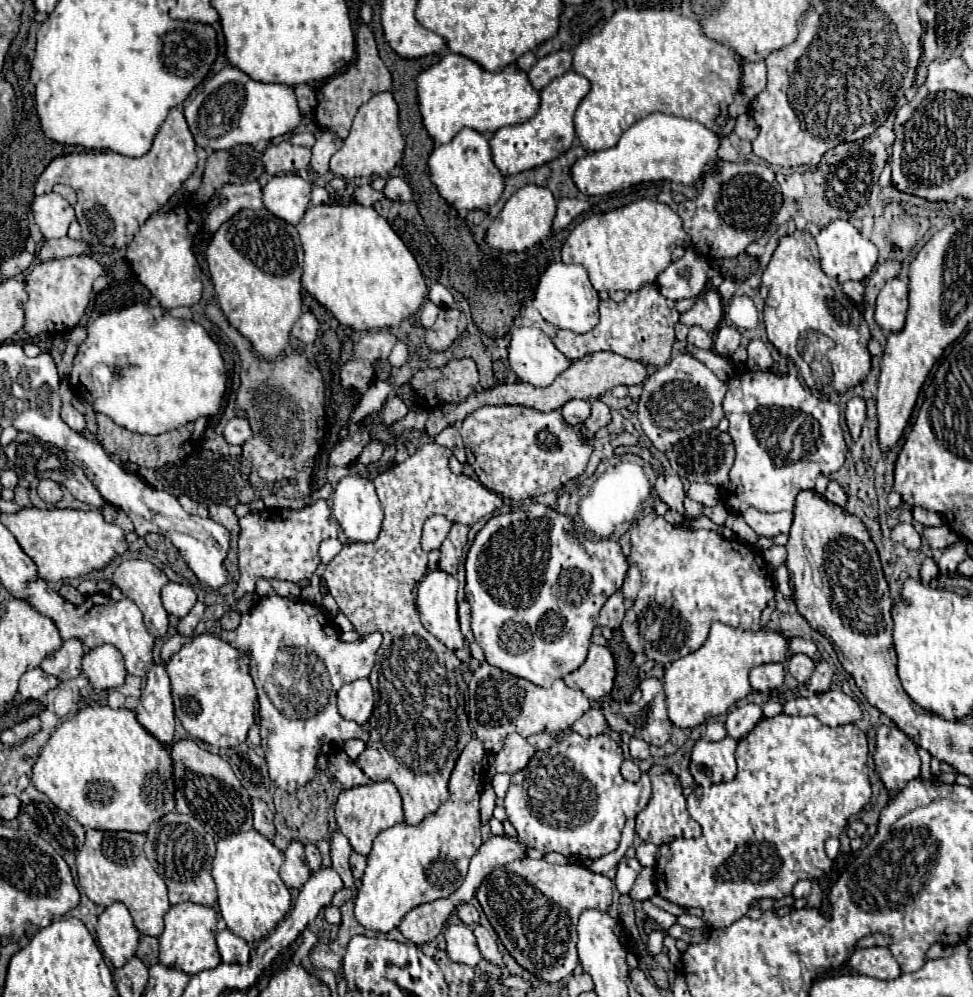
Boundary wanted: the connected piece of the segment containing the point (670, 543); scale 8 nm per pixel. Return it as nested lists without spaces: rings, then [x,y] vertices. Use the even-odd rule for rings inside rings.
[[[656,513],[636,521],[630,537],[630,559],[642,573],[638,597],[622,621],[624,641],[632,653],[644,653],[666,667],[696,651],[716,621],[742,631],[760,629],[762,611],[776,593],[758,549],[708,529],[670,525]]]

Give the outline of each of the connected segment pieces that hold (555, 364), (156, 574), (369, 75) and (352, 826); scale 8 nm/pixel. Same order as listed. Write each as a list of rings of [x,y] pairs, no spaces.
[[[518,327],[512,331],[508,345],[510,369],[534,387],[548,387],[570,361],[554,347],[548,335],[534,327]]]
[[[144,559],[122,561],[112,577],[112,585],[144,613],[144,623],[154,637],[164,637],[168,629],[168,613],[160,601],[160,589],[166,583],[166,573]]]
[[[362,23],[360,29],[358,29],[358,33],[356,33],[356,59],[354,59],[354,63],[348,67],[346,73],[332,77],[328,83],[324,83],[316,91],[318,105],[316,105],[314,115],[316,115],[318,127],[328,129],[334,135],[338,135],[340,139],[344,139],[350,133],[350,125],[352,125],[352,119],[354,119],[356,111],[372,95],[382,93],[382,91],[390,91],[390,87],[392,87],[392,79],[390,79],[390,73],[388,73],[386,65],[378,57],[376,43],[374,43],[374,35],[372,35],[370,27],[366,23]]]
[[[378,781],[370,785],[358,785],[352,789],[346,789],[338,795],[336,801],[336,825],[342,835],[350,841],[352,849],[360,855],[368,855],[374,837],[378,831],[394,827],[396,823],[404,823],[404,813],[402,813],[402,799],[394,783],[390,781]]]

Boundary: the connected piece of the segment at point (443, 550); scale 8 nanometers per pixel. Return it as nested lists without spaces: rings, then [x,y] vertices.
[[[454,523],[448,537],[444,539],[442,547],[440,547],[440,569],[450,573],[450,575],[456,575],[456,569],[458,569],[458,563],[460,563],[460,557],[462,557],[462,551],[468,543],[468,531],[470,527],[468,525],[462,525],[462,523]]]

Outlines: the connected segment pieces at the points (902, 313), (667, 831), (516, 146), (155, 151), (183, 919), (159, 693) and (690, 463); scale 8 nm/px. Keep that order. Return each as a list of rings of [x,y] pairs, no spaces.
[[[890,279],[876,299],[876,323],[890,333],[904,327],[908,311],[908,287],[900,279]]]
[[[654,765],[648,771],[648,777],[652,781],[652,797],[650,797],[646,809],[640,811],[636,817],[636,835],[642,841],[654,843],[654,845],[666,843],[674,837],[696,837],[696,835],[700,835],[702,833],[700,825],[694,823],[694,819],[686,811],[686,799],[682,795],[682,787],[680,787],[678,777],[672,773],[664,773],[664,767],[658,767],[658,765]]]
[[[568,71],[562,77],[556,77],[548,87],[544,87],[540,91],[540,109],[532,119],[528,119],[522,125],[502,127],[492,135],[490,151],[492,151],[492,159],[498,171],[504,177],[510,177],[510,175],[540,167],[556,159],[560,153],[568,151],[576,137],[572,117],[582,97],[588,93],[588,89],[590,89],[588,79],[584,79],[582,75],[574,71]]]
[[[178,107],[170,109],[166,121],[160,125],[156,137],[154,137],[154,143],[150,147],[150,151],[142,157],[124,157],[120,153],[112,153],[112,151],[106,151],[106,153],[72,153],[72,155],[64,155],[64,157],[58,157],[54,159],[46,169],[44,173],[38,177],[36,181],[36,195],[42,195],[42,193],[50,193],[56,183],[64,183],[64,185],[70,185],[72,189],[76,189],[78,193],[78,205],[76,205],[76,217],[78,217],[78,223],[82,227],[82,237],[88,241],[88,243],[102,243],[102,245],[112,245],[112,247],[126,247],[136,231],[140,229],[140,225],[144,225],[144,221],[154,213],[158,211],[178,189],[180,185],[192,175],[192,171],[196,169],[196,163],[198,163],[198,157],[196,157],[196,145],[194,145],[194,139],[188,131],[188,125],[186,125],[186,119],[182,115],[182,111]]]
[[[196,903],[172,905],[164,915],[164,931],[158,937],[160,953],[158,959],[164,967],[180,969],[186,975],[196,975],[204,969],[214,969],[220,963],[220,953],[216,947],[216,911],[212,907],[202,907]]]
[[[154,665],[148,675],[146,689],[142,691],[136,707],[138,723],[158,739],[166,749],[172,747],[174,735],[174,705],[170,695],[170,677],[164,665]]]
[[[708,429],[708,431],[696,431],[694,435],[682,439],[674,447],[674,461],[676,461],[676,473],[680,477],[686,477],[688,481],[696,483],[710,483],[720,487],[728,479],[728,471],[734,463],[734,445],[728,433],[722,433],[718,429]]]

